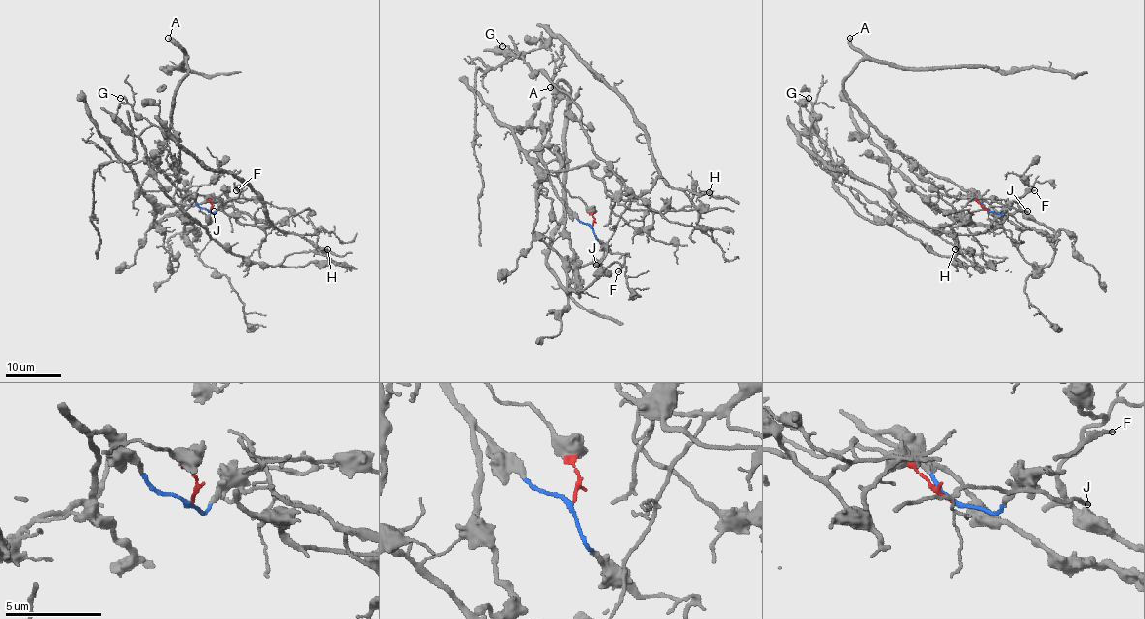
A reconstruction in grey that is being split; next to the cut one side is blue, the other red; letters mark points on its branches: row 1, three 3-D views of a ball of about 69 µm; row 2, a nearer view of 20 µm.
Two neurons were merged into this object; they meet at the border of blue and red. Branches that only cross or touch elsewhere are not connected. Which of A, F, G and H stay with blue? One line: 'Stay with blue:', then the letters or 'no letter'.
Stay with blue: A, F

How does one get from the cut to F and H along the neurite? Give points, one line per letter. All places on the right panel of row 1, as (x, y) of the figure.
F: (988, 210), (1001, 213), (1020, 196), (1034, 190)
H: (988, 210), (960, 193), (940, 193), (934, 204), (931, 196), (963, 212), (938, 228), (951, 234), (955, 248)

